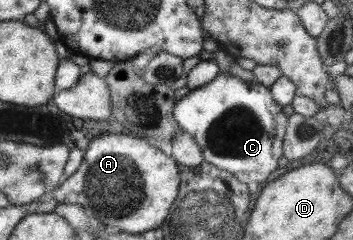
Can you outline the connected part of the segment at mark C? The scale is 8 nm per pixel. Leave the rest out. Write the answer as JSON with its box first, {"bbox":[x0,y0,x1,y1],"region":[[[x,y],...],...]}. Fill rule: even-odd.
{"bbox":[171,73,286,182],"region":[[[220,73],[213,81],[190,90],[180,101],[176,101],[171,116],[179,125],[180,130],[192,137],[192,140],[205,162],[226,170],[226,173],[234,174],[239,182],[264,181],[274,169],[282,155],[282,137],[286,127],[286,115],[282,113],[280,105],[273,101],[269,88],[256,82],[246,82],[241,78],[233,77],[227,73]]]}

